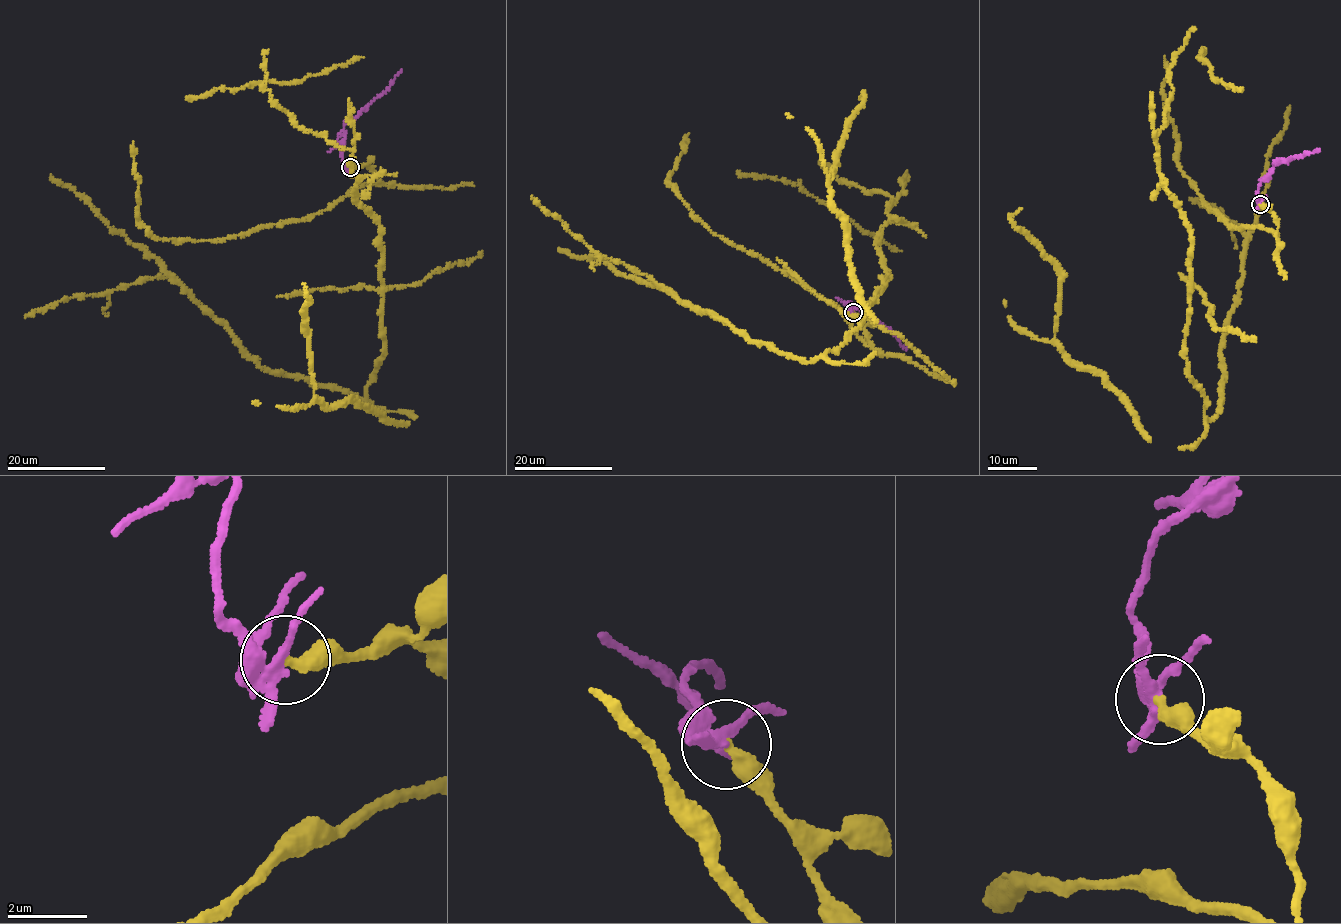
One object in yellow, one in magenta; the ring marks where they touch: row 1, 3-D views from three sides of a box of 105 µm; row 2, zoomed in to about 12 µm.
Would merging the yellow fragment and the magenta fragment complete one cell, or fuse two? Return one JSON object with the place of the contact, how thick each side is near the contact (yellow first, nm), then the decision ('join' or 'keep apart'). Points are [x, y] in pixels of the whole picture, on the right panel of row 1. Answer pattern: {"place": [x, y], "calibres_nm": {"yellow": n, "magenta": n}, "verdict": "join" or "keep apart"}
{"place": [1260, 204], "calibres_nm": {"yellow": 360, "magenta": 280}, "verdict": "keep apart"}

